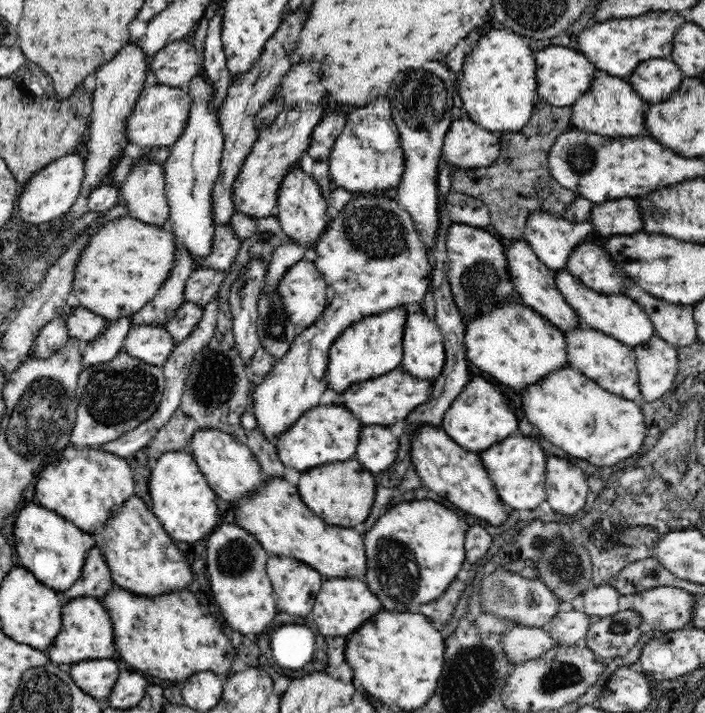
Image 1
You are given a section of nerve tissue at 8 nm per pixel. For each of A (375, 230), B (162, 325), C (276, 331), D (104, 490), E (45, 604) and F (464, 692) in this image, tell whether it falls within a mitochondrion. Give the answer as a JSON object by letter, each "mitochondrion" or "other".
{"A":"mitochondrion","B":"other","C":"mitochondrion","D":"other","E":"other","F":"mitochondrion"}

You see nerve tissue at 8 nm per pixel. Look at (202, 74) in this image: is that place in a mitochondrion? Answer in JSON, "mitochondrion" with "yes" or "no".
{"mitochondrion":"no"}

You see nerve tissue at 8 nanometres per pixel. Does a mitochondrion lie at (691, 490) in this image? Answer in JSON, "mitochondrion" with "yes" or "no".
{"mitochondrion":"no"}

